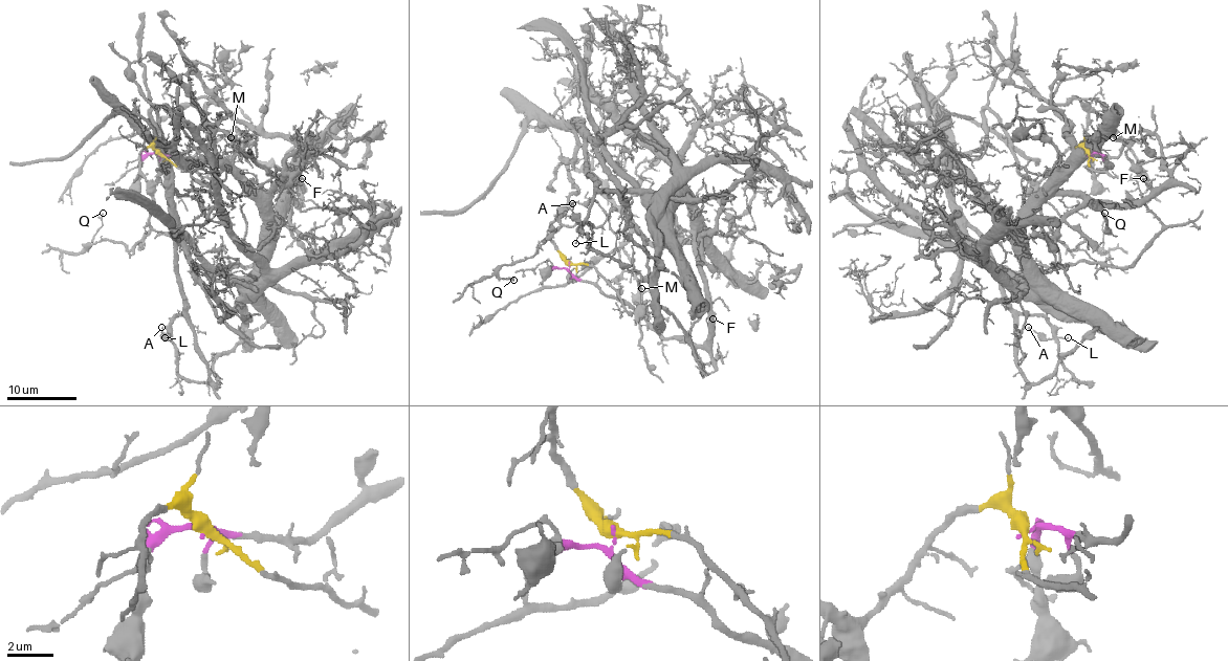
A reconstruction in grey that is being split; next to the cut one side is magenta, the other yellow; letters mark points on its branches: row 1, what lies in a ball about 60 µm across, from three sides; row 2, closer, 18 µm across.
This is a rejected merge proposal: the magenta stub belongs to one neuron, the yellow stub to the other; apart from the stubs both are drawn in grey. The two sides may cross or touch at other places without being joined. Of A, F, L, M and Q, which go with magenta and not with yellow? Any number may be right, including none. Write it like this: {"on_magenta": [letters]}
{"on_magenta": ["F", "M"]}

